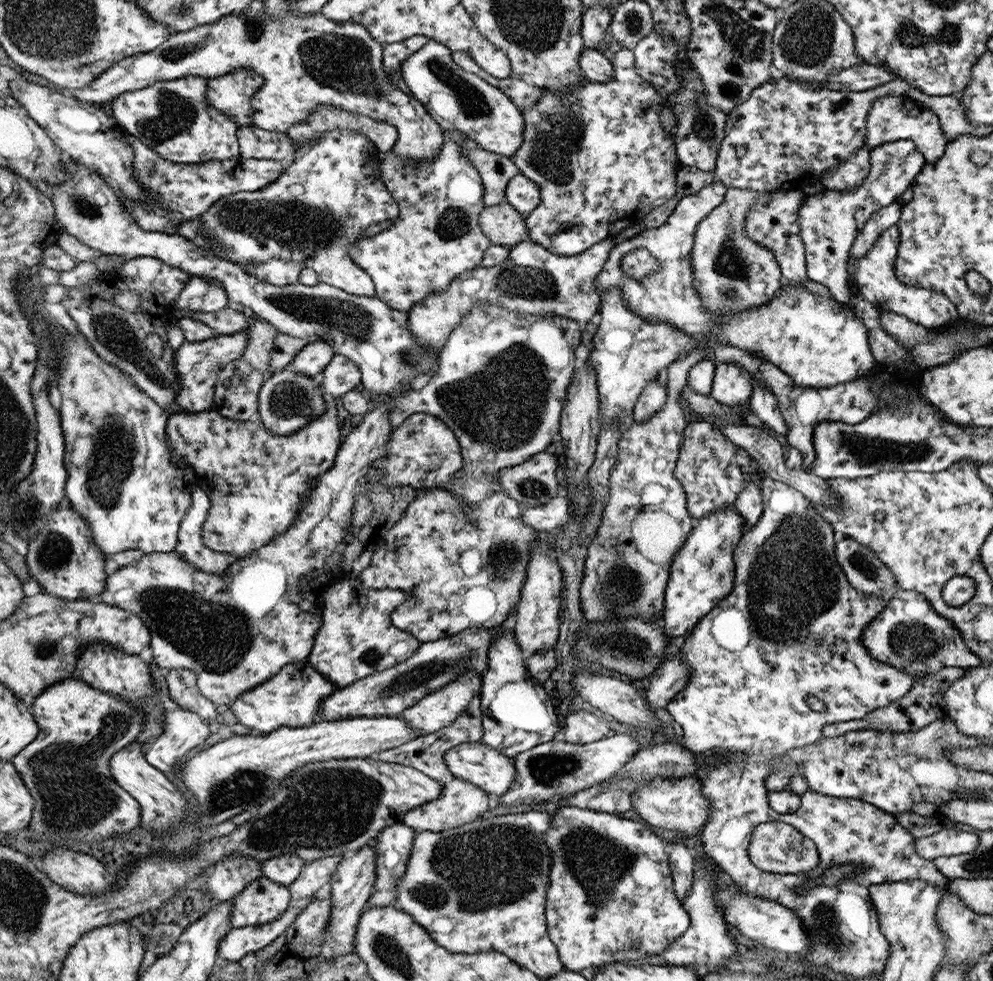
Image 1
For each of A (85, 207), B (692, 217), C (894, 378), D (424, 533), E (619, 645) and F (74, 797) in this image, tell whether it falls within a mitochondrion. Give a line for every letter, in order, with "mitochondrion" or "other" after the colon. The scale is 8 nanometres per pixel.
A: mitochondrion
B: other
C: other
D: other
E: mitochondrion
F: mitochondrion

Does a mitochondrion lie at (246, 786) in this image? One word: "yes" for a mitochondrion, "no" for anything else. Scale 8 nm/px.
yes

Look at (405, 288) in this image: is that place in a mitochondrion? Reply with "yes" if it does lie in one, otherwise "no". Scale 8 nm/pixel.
no

